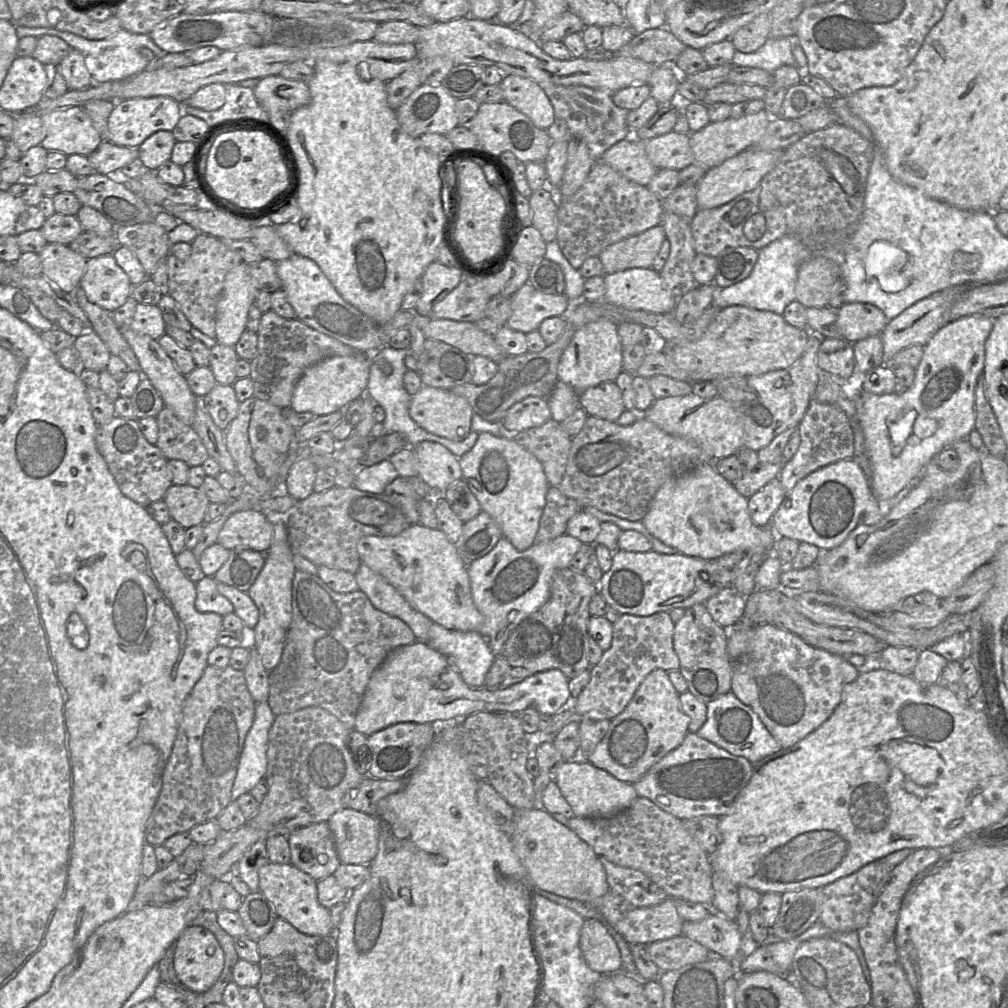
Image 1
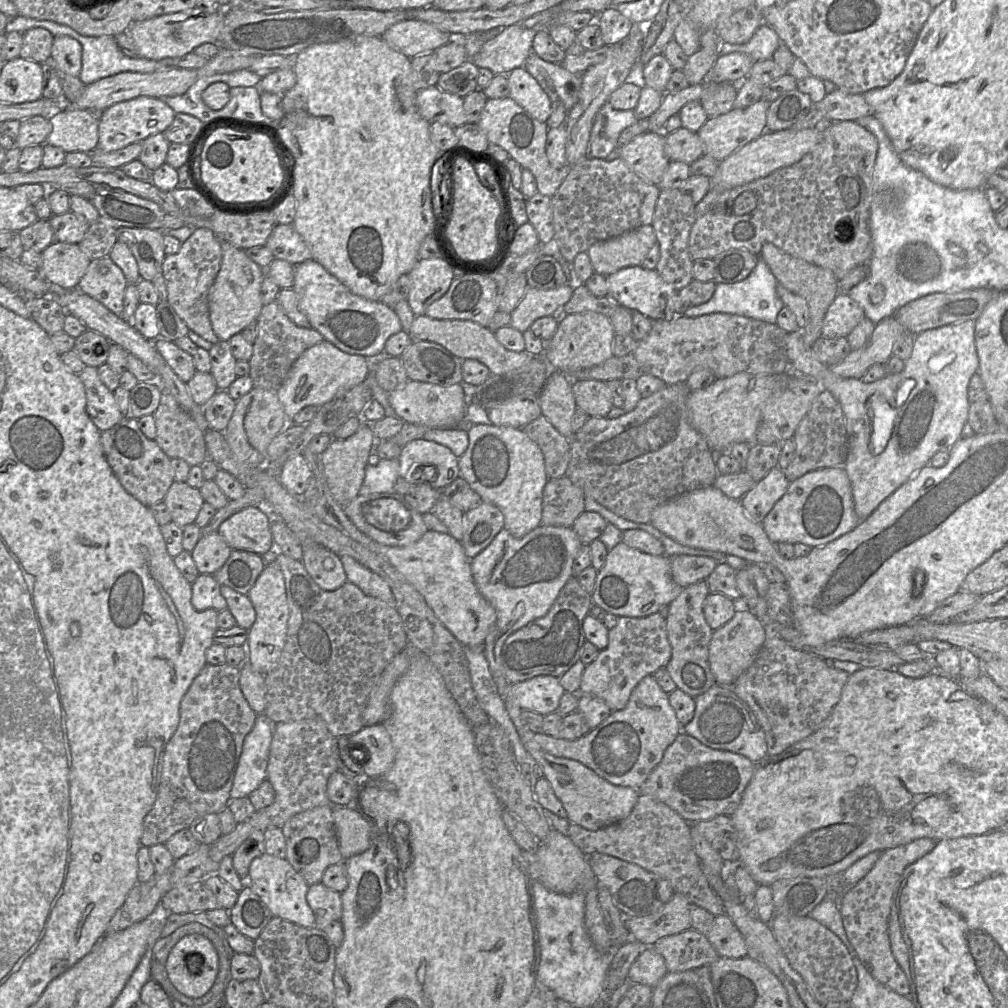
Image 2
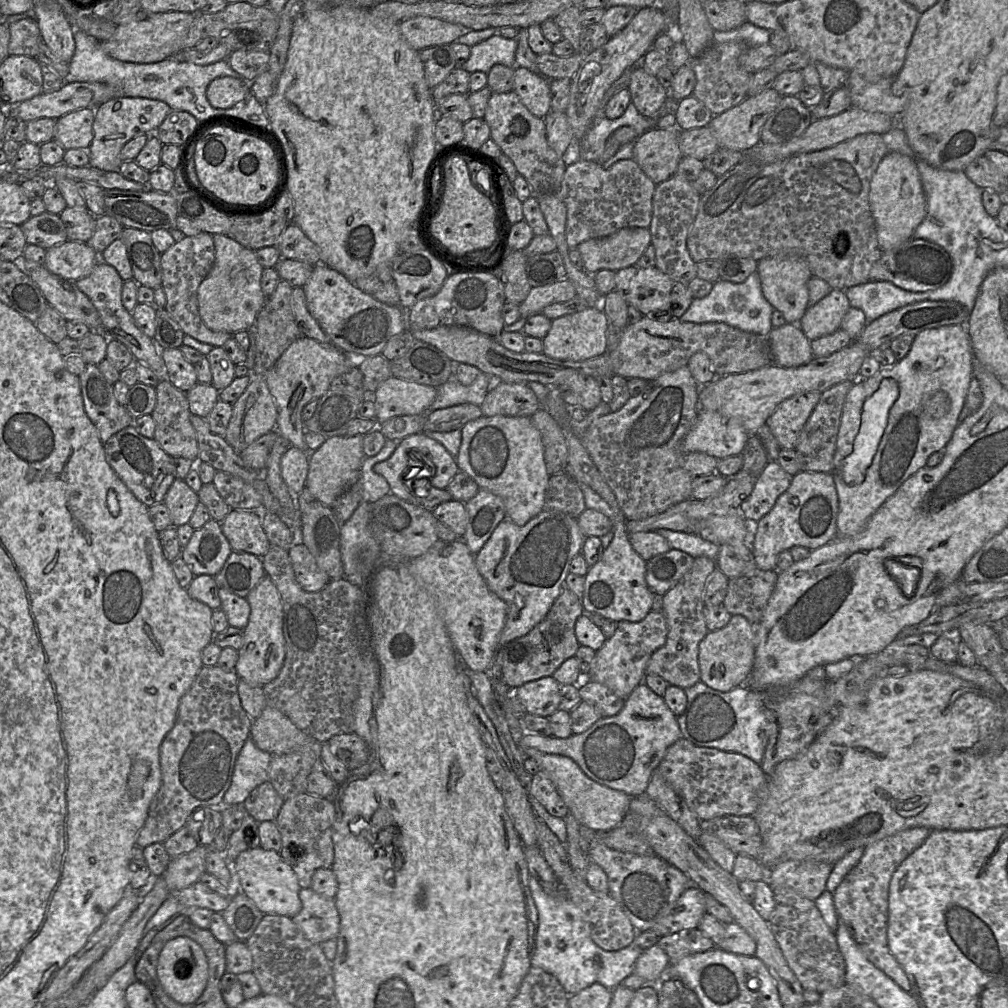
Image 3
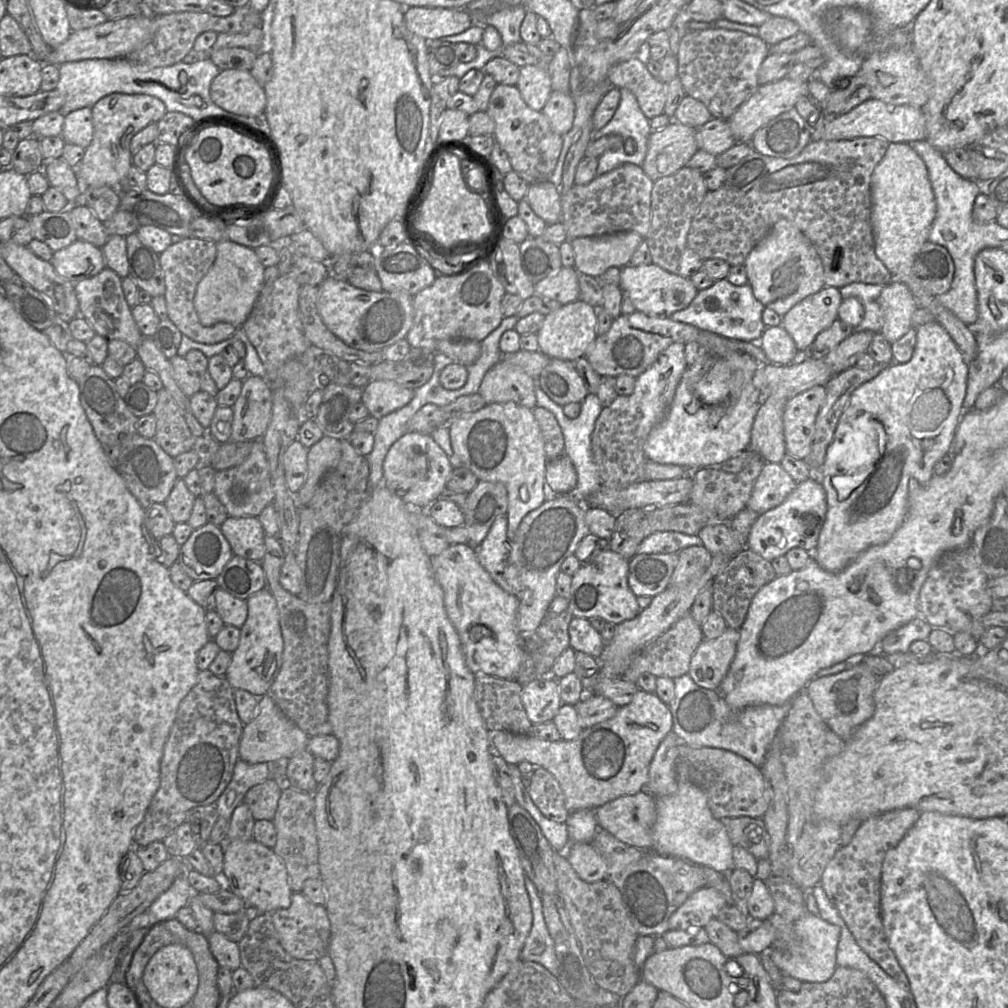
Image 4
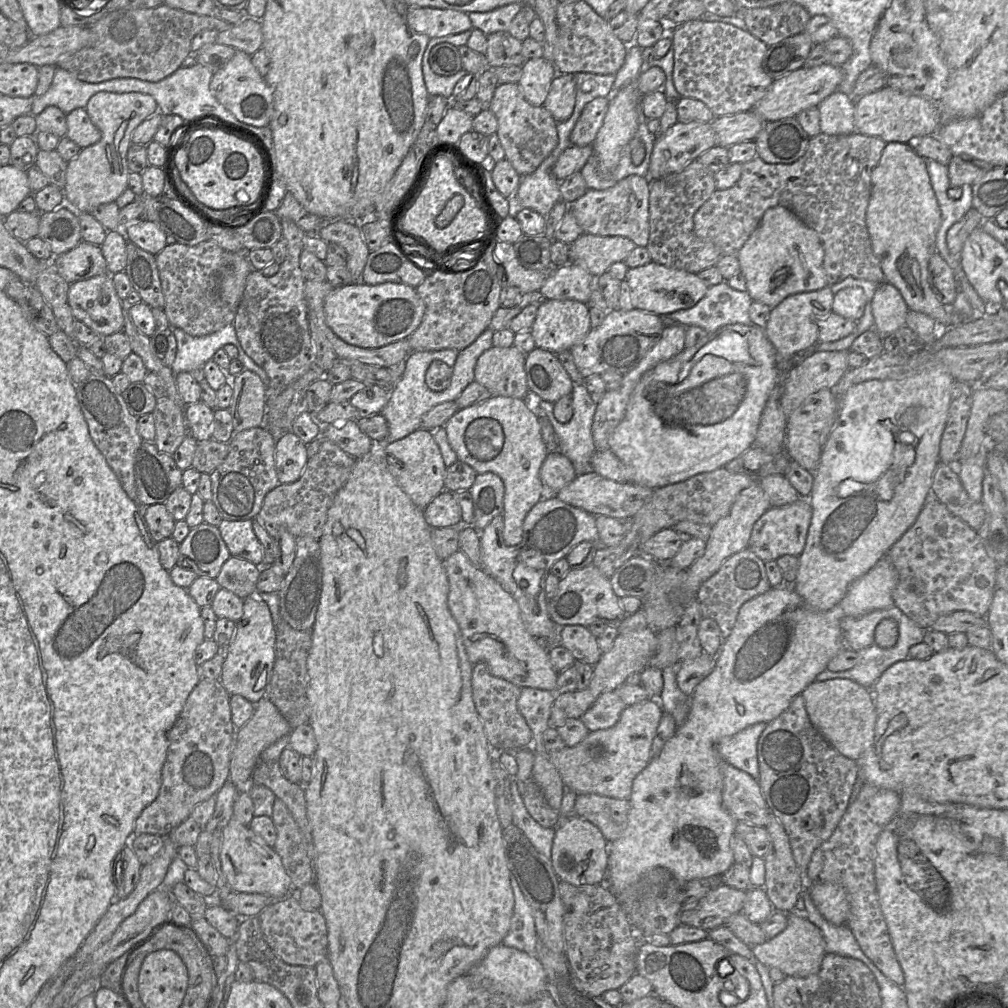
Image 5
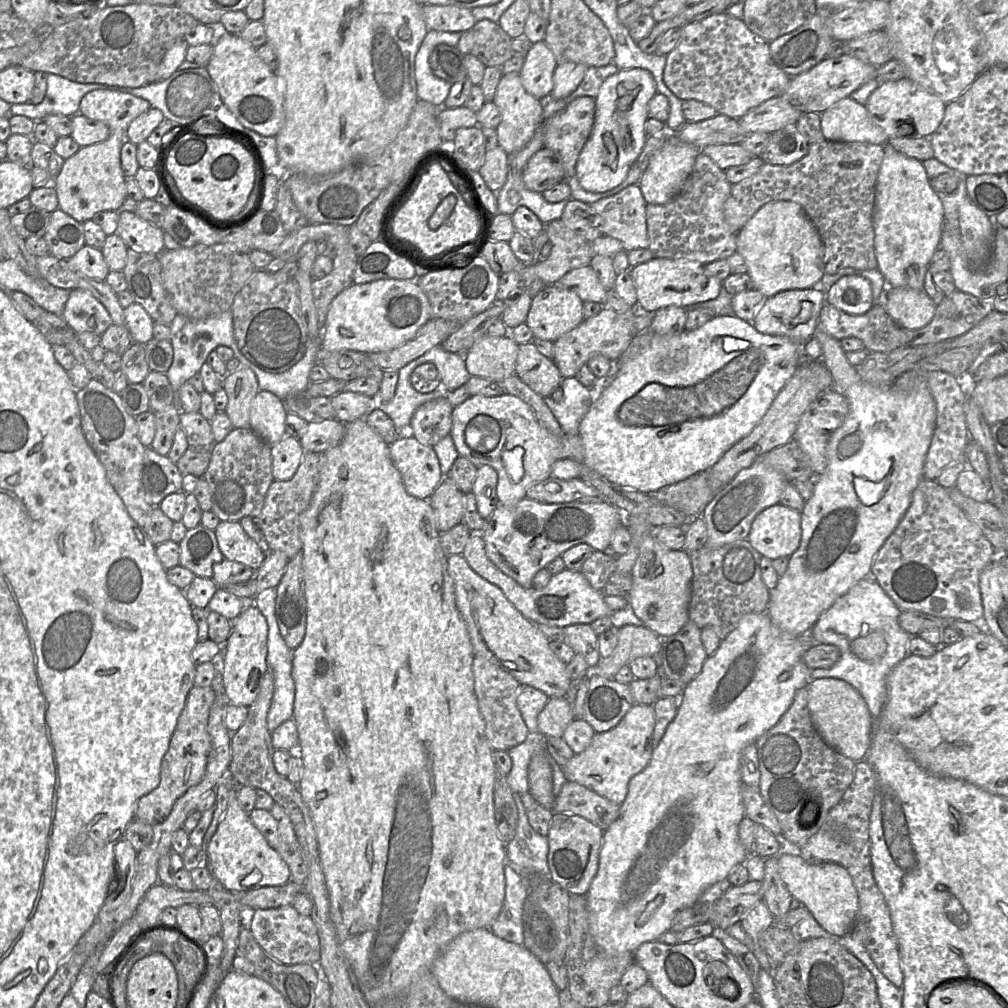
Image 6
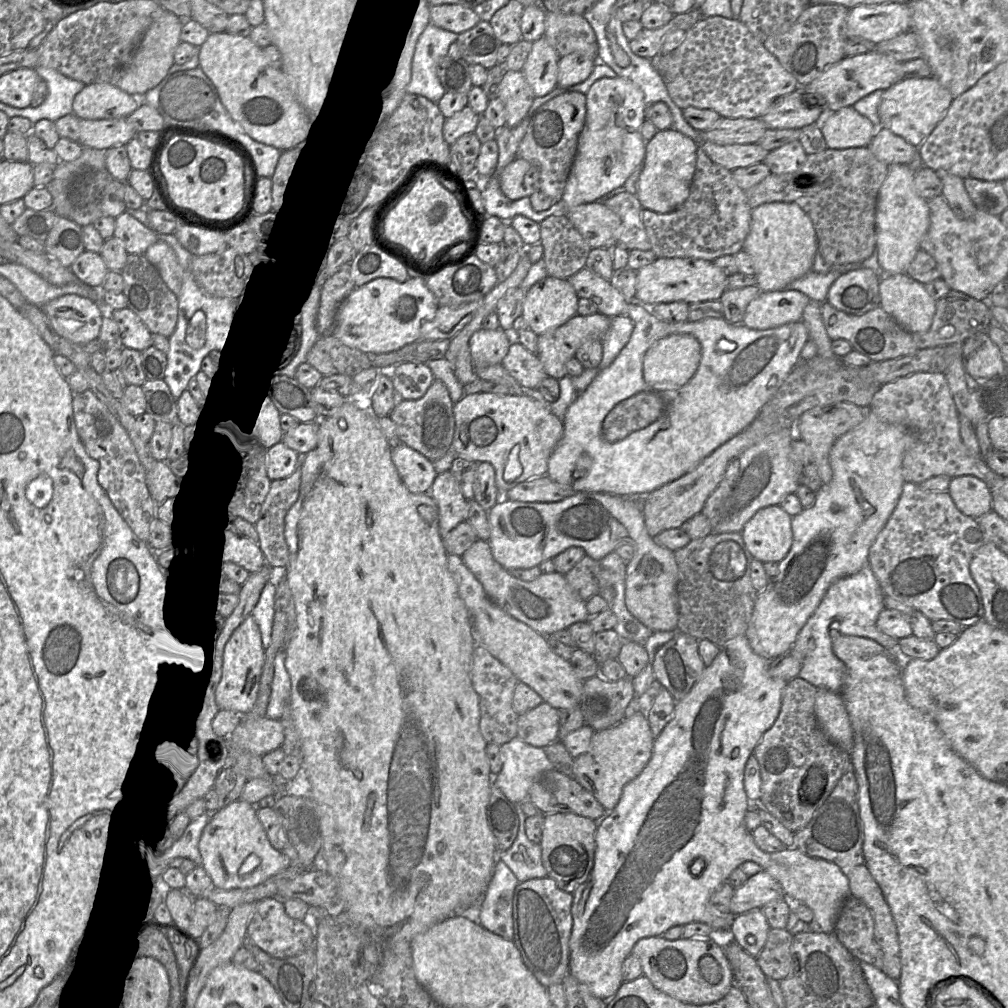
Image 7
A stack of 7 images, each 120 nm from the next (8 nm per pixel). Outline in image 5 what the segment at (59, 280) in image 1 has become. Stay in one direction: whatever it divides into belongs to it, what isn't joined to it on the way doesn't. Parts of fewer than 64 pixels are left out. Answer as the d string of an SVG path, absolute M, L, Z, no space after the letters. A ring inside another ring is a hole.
M85 241L59 256L54 256L51 263L68 284L107 273L100 246Z

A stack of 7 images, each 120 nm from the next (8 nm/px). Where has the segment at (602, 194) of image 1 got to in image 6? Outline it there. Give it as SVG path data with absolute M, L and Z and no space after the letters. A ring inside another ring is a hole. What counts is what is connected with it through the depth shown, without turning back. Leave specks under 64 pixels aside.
M632 184L620 192L602 198L590 205L591 225L597 228L602 235L619 240L624 251L646 249L649 246L646 224L646 205L641 189L637 184Z

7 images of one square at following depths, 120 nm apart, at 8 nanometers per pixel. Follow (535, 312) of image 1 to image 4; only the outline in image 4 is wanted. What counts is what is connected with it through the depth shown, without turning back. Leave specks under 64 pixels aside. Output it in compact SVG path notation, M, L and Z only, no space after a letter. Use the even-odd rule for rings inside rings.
M561 267L535 284L536 295L558 301L562 305L580 299L578 271L575 267Z

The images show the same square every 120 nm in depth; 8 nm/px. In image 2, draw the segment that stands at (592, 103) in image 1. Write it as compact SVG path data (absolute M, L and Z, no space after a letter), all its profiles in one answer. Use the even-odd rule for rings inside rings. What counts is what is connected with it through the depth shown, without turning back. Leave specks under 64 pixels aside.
M533 51L523 67L537 80L551 102L561 101L567 111L577 102L581 74L570 73L561 64L545 61ZM606 102L595 116L590 132L588 157L619 158L620 133L637 121L634 110L617 110Z

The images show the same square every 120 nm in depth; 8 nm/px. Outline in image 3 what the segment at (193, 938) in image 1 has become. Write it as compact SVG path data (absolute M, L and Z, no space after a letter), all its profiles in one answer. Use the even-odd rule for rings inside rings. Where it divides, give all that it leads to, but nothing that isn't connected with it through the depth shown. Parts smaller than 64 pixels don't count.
M177 937L163 947L157 964L157 976L165 992L179 1004L191 1004L205 990L208 979L208 961L202 947L187 937Z

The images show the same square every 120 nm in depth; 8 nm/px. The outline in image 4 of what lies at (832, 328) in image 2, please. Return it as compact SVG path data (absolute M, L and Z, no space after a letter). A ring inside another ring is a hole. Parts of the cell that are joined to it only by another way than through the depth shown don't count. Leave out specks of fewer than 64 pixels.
M826 286L804 298L782 317L781 326L792 337L800 353L811 348L817 335L838 318L842 301L838 288Z

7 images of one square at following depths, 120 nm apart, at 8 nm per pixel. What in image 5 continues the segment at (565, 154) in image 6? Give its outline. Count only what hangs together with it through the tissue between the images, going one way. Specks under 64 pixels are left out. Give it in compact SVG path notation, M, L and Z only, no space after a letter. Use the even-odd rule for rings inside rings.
M597 97L583 108L570 134L570 144L579 147L591 145L602 126L608 109L609 97Z

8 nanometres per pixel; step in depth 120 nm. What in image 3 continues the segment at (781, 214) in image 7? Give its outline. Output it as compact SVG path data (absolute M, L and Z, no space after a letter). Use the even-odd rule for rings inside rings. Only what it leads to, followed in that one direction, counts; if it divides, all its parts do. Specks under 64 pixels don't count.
M794 254L768 256L758 261L756 271L767 301L774 309L782 312L787 323L798 324L809 307L807 283L813 276L805 259Z

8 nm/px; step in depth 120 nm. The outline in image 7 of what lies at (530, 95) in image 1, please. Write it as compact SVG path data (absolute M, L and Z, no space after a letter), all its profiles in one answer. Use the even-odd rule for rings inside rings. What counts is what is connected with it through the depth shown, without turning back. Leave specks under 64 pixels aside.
M545 37L532 42L522 73L535 97L545 96L558 86L559 54Z

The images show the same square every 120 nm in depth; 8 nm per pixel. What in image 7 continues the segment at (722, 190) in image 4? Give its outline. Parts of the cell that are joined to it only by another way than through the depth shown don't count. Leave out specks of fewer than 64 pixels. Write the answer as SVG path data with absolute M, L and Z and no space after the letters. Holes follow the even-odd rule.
M858 147L858 148L846 148L846 149L831 149L826 148L825 150L815 153L808 154L806 161L803 165L796 171L786 174L773 174L770 173L766 178L764 178L758 184L752 186L751 188L745 190L745 195L749 206L754 209L761 204L769 202L794 202L800 206L803 211L811 219L813 226L815 228L817 240L818 240L818 252L821 253L824 260L830 266L837 266L841 264L849 264L855 262L862 262L869 258L876 248L876 229L875 229L875 214L876 214L876 204L879 190L886 179L888 173L888 166L886 163L880 161L876 156L870 151L868 147Z

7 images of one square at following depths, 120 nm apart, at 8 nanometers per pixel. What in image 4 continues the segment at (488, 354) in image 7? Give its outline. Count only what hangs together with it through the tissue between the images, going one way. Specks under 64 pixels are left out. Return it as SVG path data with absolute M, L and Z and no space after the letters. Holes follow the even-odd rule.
M503 358L483 377L479 393L486 404L514 402L524 407L537 407L535 379Z

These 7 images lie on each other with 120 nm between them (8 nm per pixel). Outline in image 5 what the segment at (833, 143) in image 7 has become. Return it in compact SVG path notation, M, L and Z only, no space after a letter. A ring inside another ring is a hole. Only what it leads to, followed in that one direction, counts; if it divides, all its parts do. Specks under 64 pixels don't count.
M839 91L826 97L818 106L821 133L848 135L856 132L855 99Z

